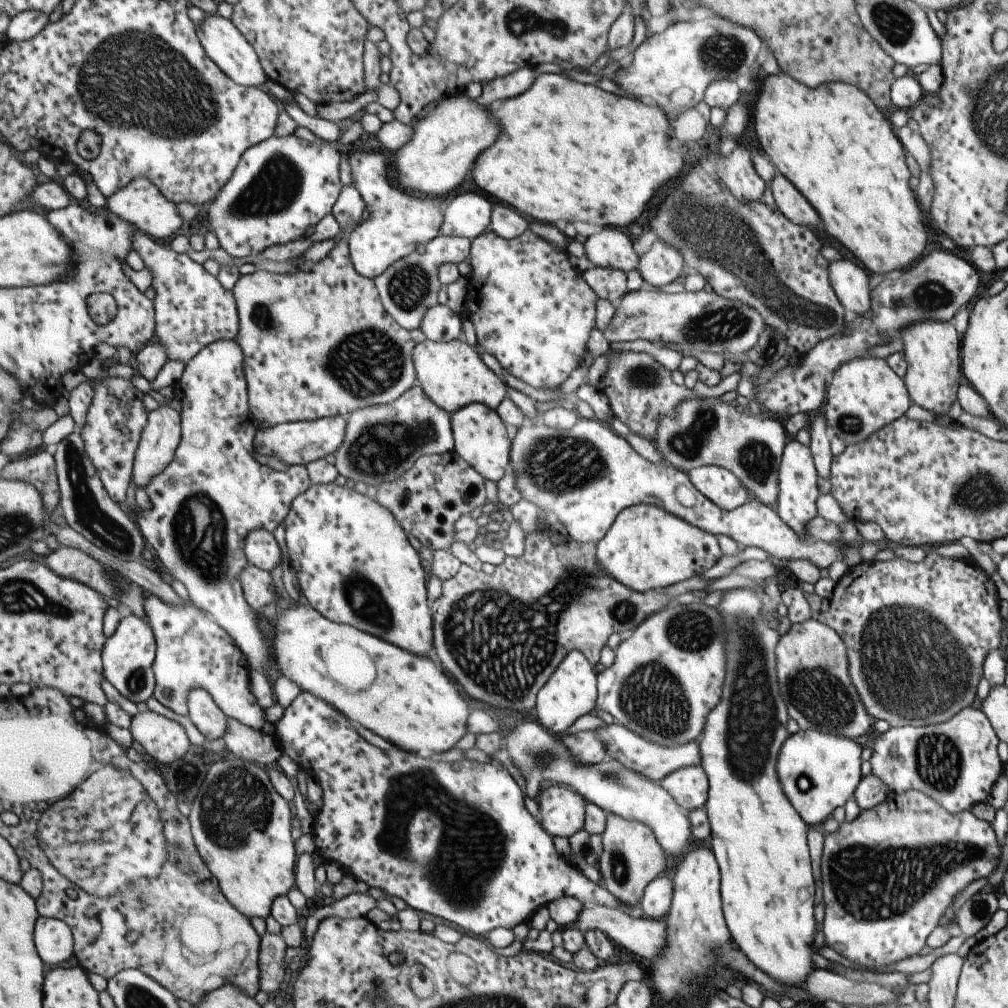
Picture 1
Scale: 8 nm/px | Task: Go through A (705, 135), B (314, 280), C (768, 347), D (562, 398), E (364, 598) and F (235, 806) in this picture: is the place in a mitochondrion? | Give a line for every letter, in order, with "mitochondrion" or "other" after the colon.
A: other
B: other
C: mitochondrion
D: other
E: mitochondrion
F: mitochondrion

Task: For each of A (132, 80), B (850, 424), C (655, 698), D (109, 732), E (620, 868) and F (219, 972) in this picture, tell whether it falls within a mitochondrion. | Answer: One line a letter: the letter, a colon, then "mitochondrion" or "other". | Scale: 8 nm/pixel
A: mitochondrion
B: mitochondrion
C: mitochondrion
D: other
E: mitochondrion
F: other

